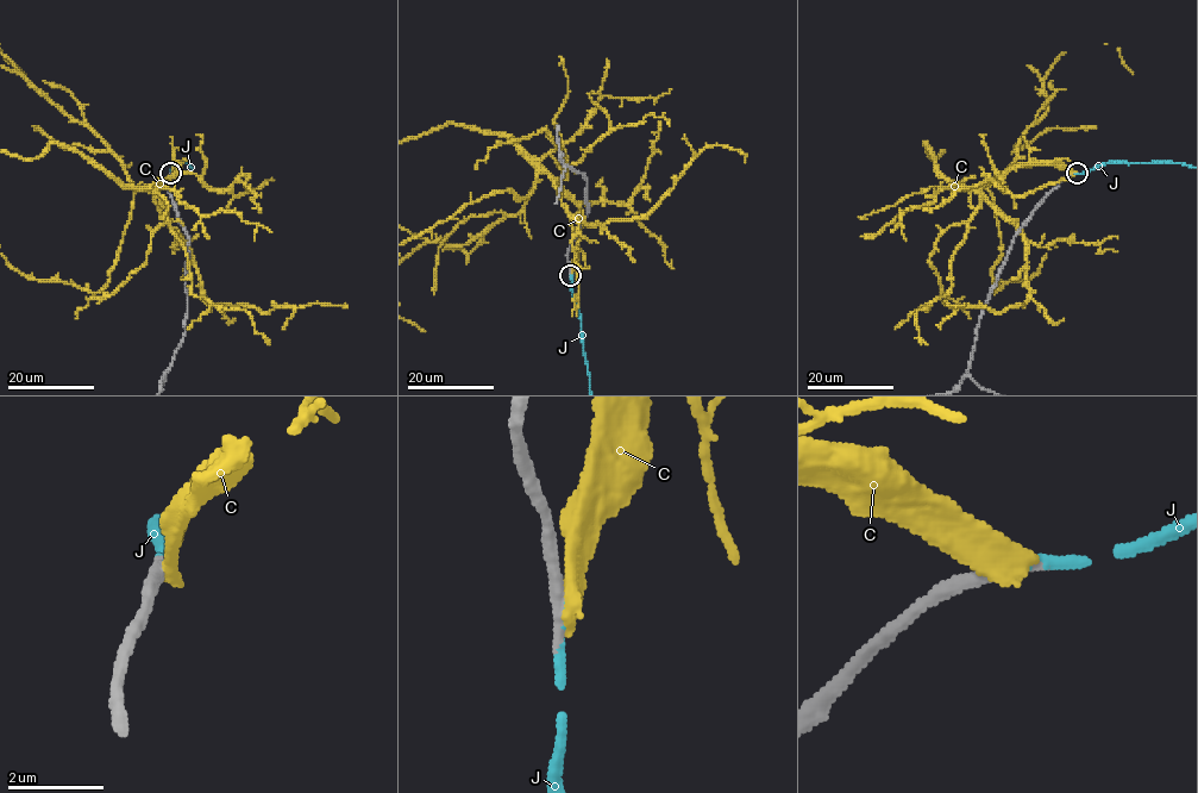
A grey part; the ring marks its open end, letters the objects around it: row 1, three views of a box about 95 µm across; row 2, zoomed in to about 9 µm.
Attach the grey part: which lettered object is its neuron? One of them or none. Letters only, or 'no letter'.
J

